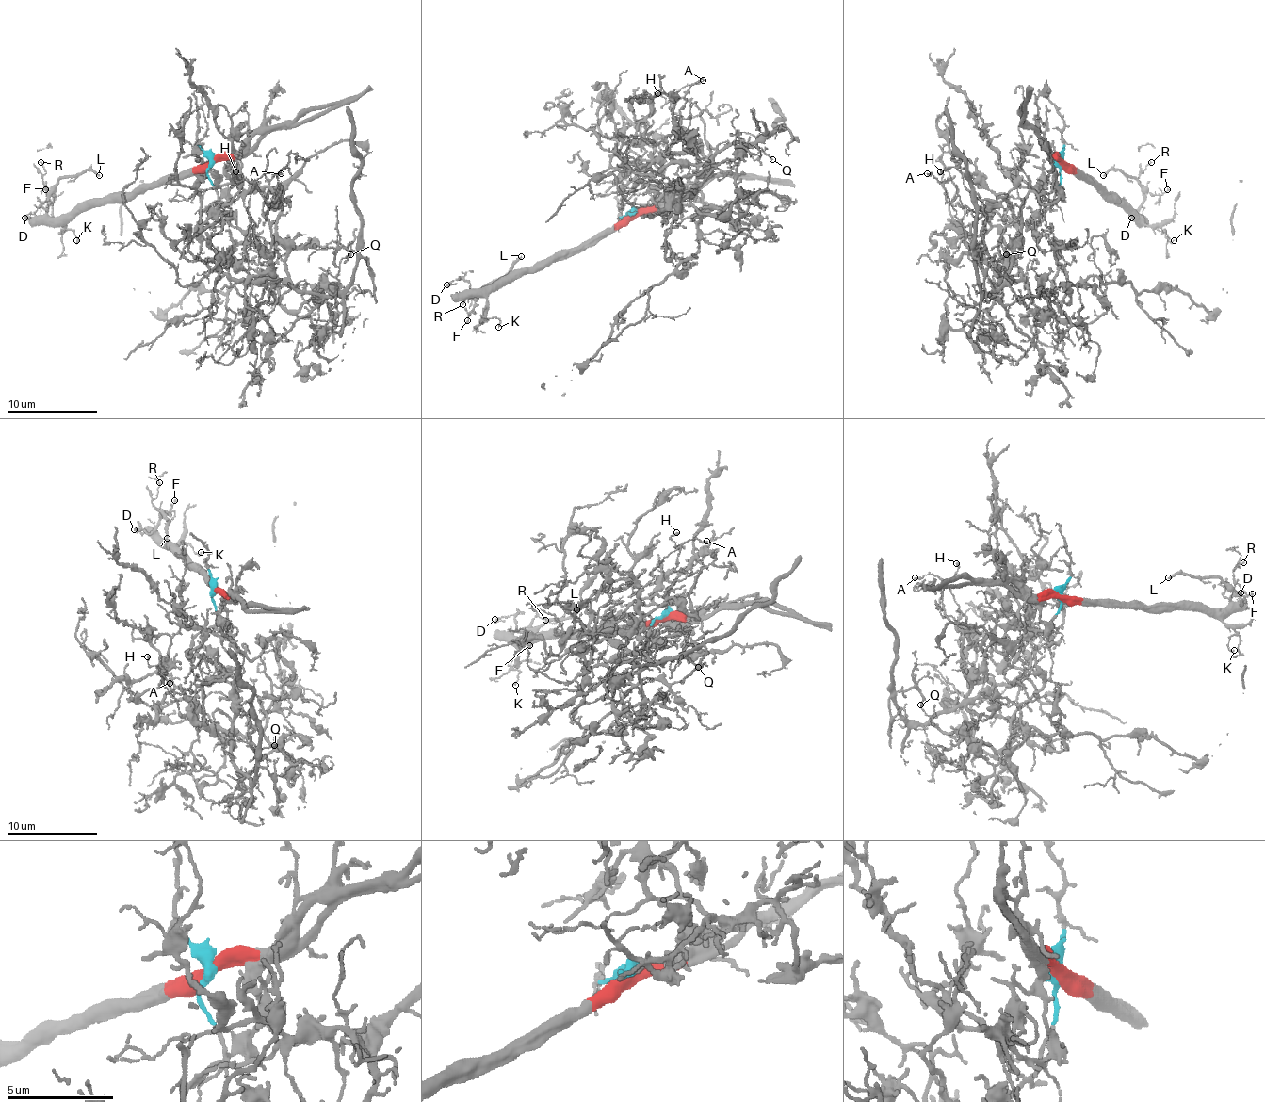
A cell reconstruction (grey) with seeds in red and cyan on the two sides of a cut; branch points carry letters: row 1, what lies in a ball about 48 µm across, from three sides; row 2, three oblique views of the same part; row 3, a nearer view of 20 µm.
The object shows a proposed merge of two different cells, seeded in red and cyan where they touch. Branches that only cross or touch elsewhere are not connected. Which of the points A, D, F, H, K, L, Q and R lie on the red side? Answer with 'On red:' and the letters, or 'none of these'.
On red: D, F, K, L, R

